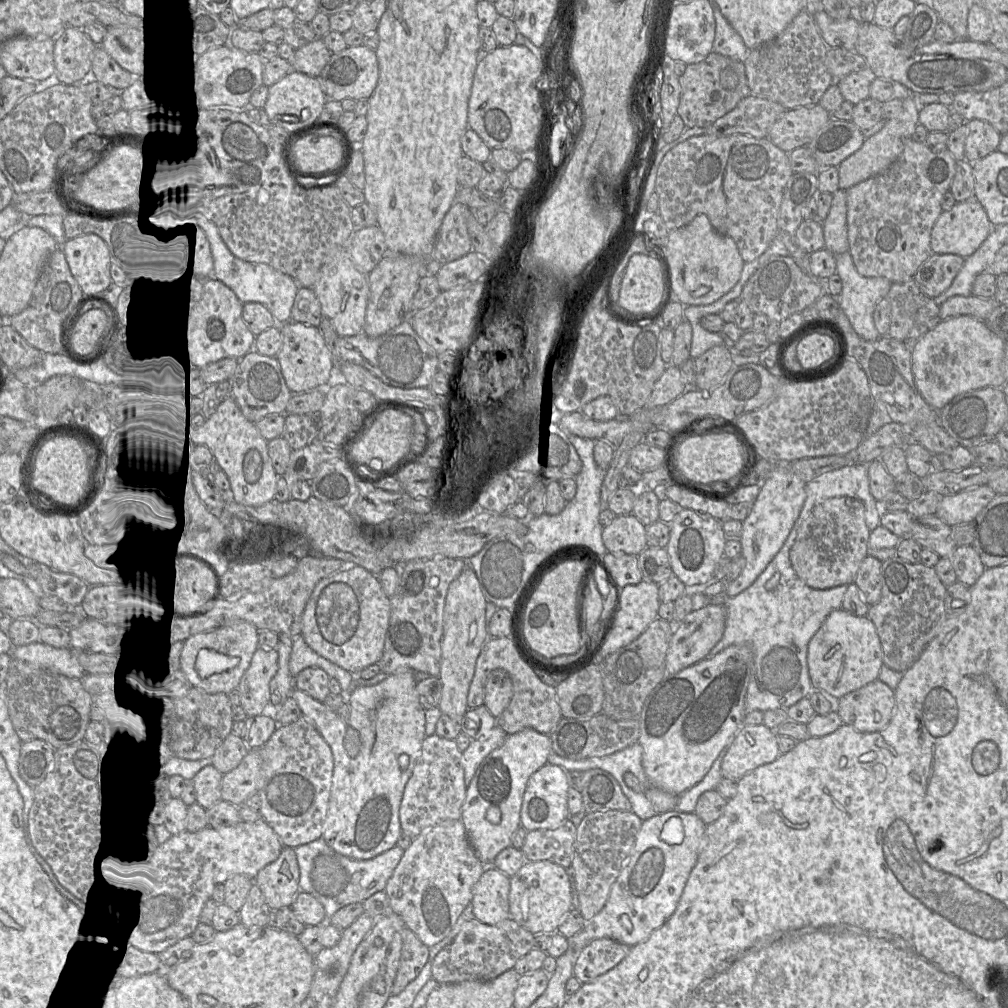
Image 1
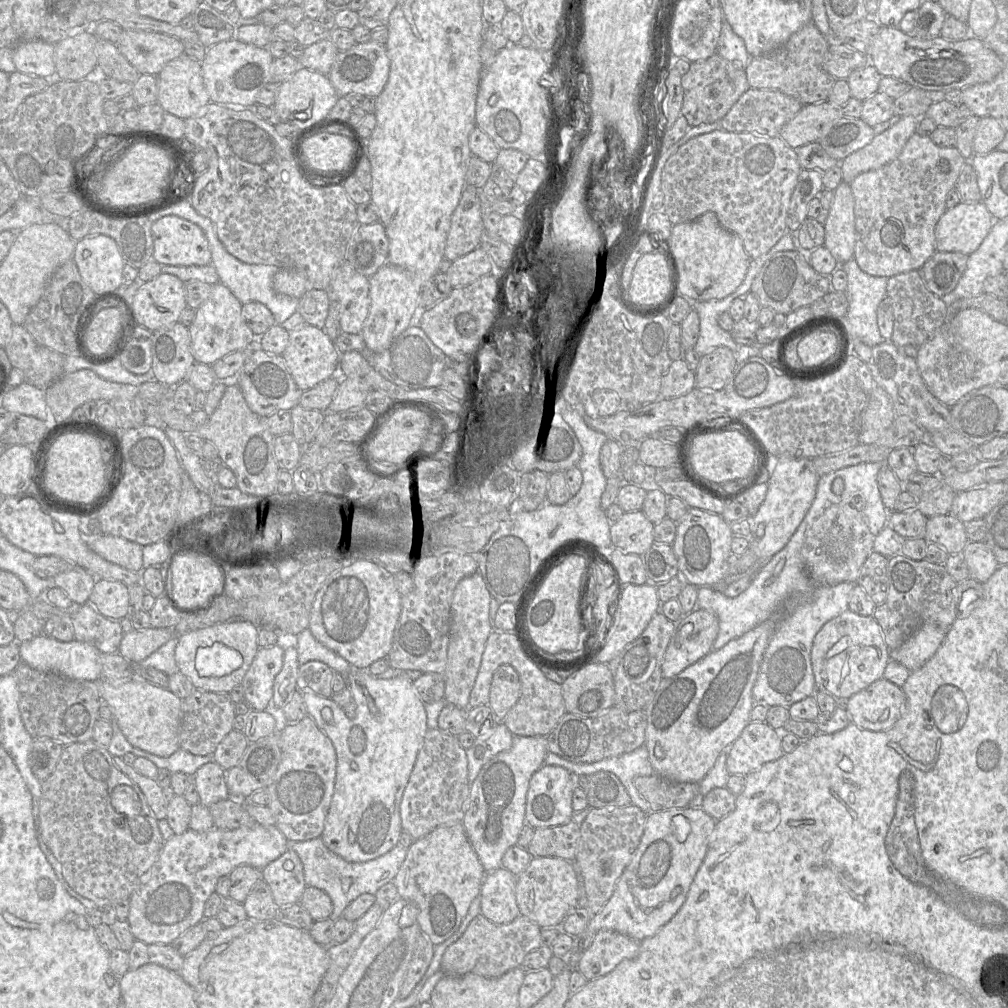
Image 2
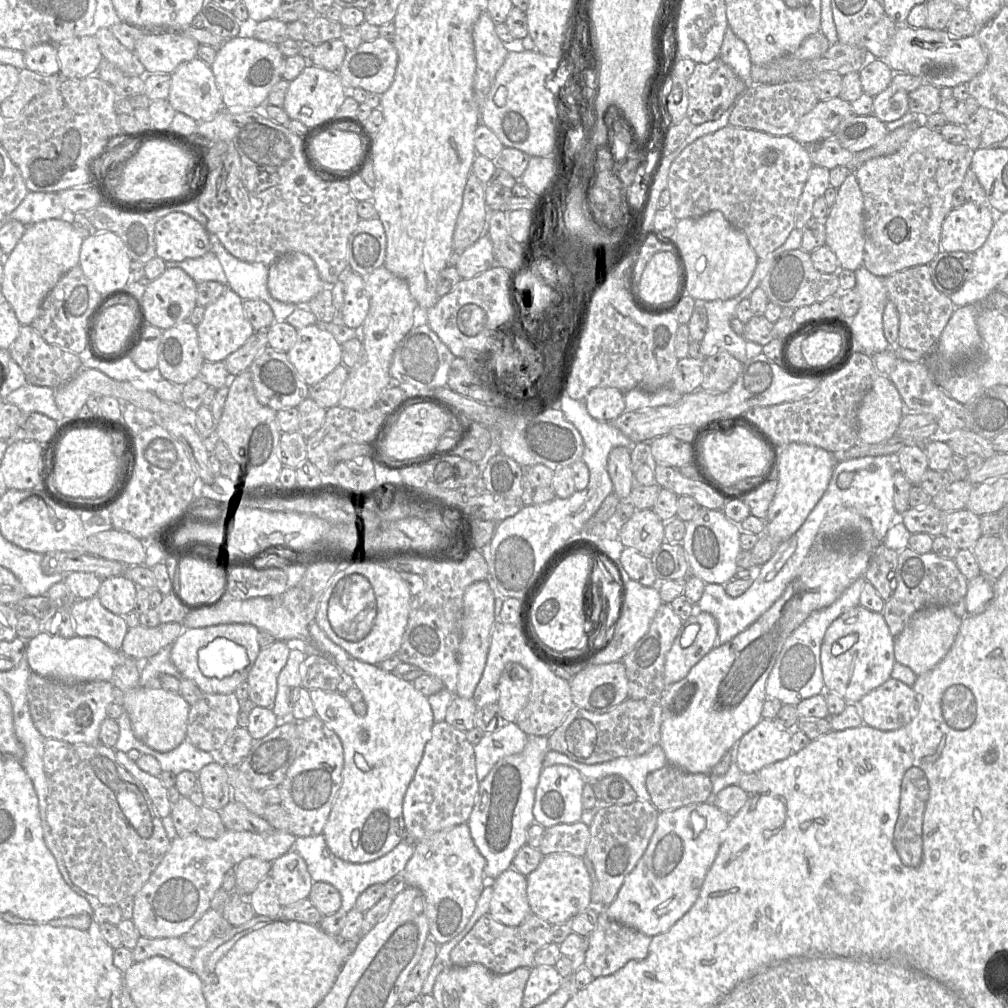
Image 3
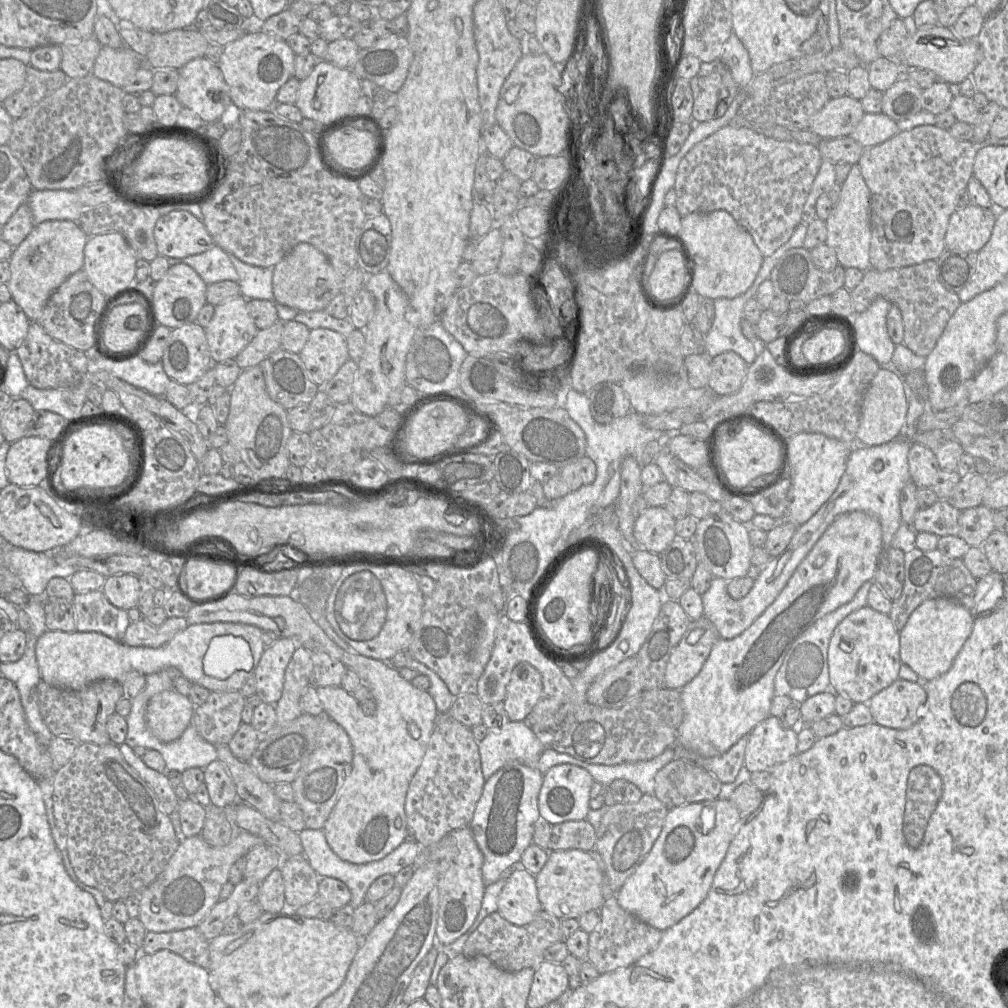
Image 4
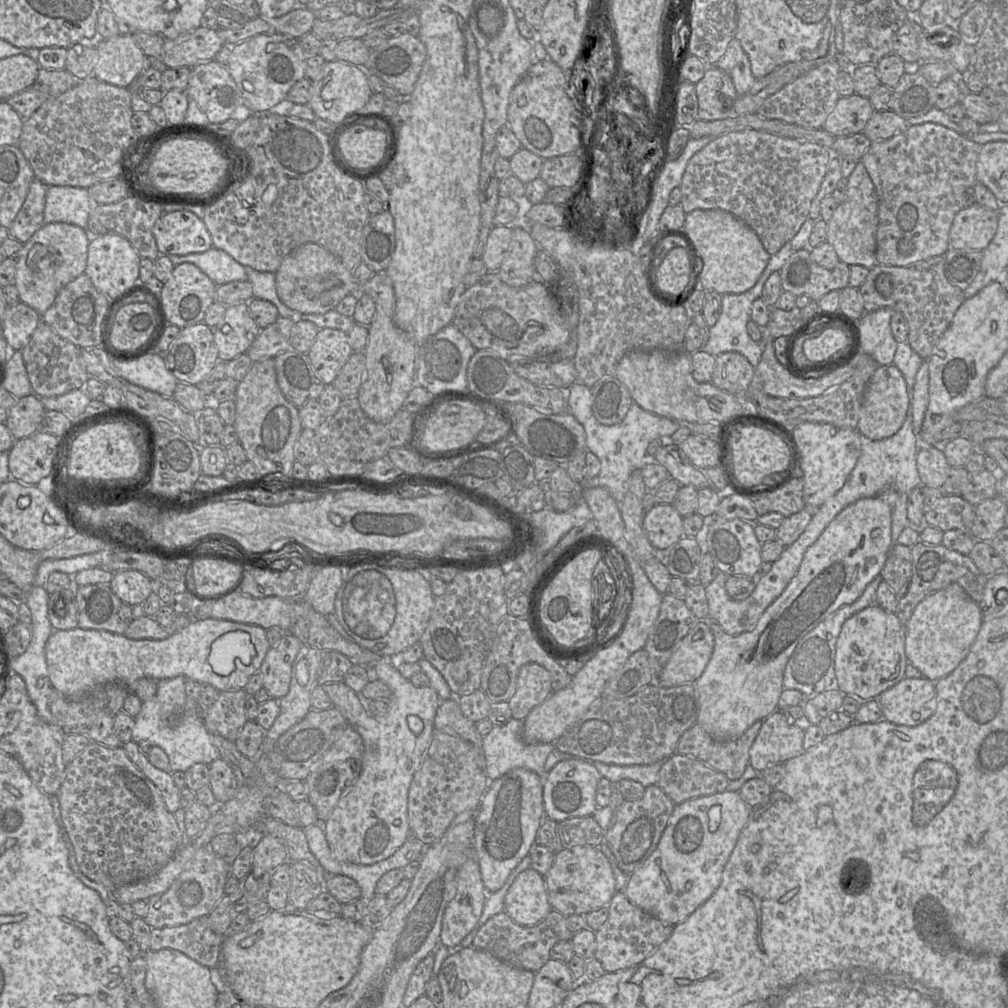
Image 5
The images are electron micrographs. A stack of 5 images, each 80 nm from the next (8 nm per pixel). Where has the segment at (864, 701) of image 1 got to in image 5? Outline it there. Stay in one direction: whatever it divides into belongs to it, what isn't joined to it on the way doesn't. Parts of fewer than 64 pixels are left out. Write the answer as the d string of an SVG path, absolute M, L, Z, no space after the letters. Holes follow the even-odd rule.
M904 678L878 695L883 719L904 726L917 726L935 712L935 683L928 678Z

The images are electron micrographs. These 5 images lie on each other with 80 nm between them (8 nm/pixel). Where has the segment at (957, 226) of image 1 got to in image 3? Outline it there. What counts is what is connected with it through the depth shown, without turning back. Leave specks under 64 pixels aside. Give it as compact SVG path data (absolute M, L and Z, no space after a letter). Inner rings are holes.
M966 201L952 208L944 218L940 233L941 250L974 253L986 241L992 226L988 204Z

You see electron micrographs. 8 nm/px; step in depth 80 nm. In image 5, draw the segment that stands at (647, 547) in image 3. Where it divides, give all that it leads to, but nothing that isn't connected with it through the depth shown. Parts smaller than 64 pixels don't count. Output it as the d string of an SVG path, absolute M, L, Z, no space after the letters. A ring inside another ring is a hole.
M656 504L643 521L643 528L650 543L658 551L667 551L683 536L684 517L672 504Z

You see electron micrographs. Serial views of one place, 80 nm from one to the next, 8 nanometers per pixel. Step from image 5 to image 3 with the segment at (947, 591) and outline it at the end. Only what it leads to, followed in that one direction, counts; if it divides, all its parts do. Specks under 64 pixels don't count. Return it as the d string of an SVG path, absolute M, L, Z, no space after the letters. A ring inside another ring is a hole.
M948 606L926 607L912 615L903 631L895 638L896 662L909 667L917 676L933 669L949 652L962 619Z

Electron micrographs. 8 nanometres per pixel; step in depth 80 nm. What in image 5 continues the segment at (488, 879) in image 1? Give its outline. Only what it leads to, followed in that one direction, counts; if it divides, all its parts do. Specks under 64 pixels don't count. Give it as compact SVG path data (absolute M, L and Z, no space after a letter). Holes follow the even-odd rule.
M533 868L521 872L505 895L504 910L522 926L534 926L545 919L552 907L544 876Z

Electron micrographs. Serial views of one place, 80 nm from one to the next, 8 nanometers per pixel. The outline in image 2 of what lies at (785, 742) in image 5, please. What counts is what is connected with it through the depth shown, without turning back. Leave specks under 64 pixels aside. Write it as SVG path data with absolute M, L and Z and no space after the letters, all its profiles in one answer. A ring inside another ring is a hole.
M750 722L728 748L726 766L730 775L747 775L783 754L780 731L766 722Z

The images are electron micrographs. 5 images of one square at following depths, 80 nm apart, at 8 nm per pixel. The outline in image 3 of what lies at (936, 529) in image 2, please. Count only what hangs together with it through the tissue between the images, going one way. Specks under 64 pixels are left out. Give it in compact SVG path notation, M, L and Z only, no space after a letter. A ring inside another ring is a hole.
M967 509L948 512L942 535L952 540L960 550L972 549L982 536L980 516Z

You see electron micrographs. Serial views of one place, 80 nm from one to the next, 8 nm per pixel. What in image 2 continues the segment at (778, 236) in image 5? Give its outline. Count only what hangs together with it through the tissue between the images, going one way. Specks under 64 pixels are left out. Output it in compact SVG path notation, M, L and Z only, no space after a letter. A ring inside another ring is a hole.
M717 129L690 139L666 161L661 175L664 194L661 211L673 225L695 220L706 212L714 212L721 226L737 234L749 257L756 259L767 253L787 233L787 212L801 171L795 150L779 136Z

